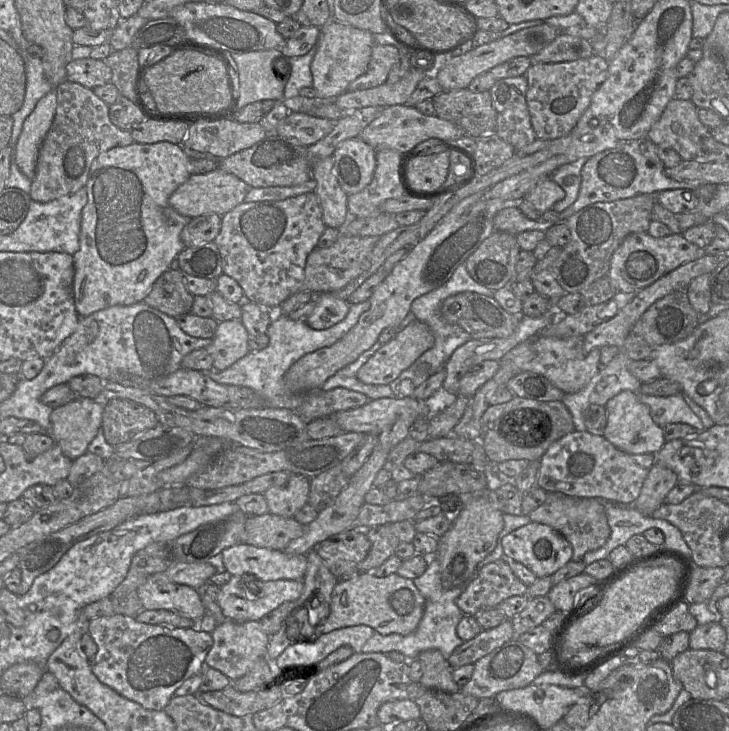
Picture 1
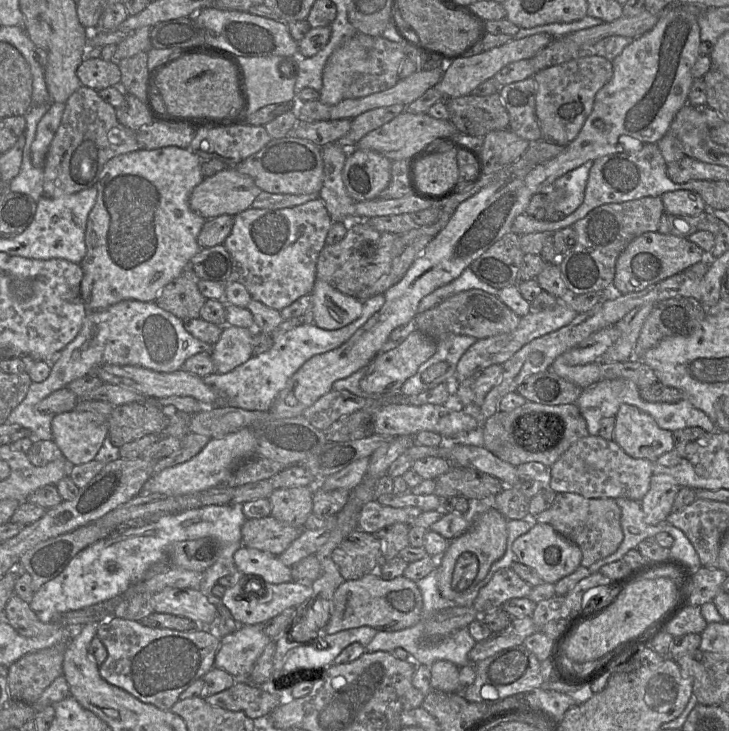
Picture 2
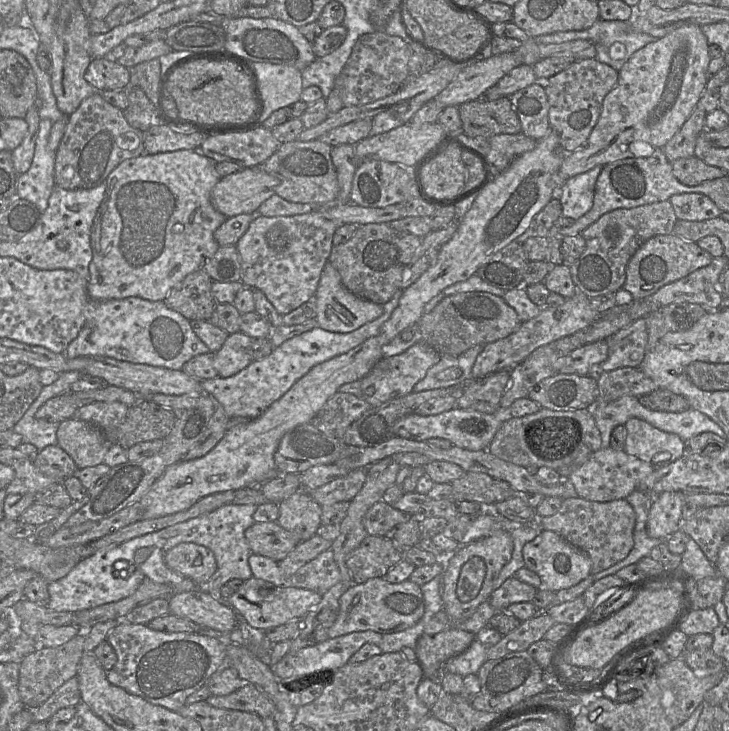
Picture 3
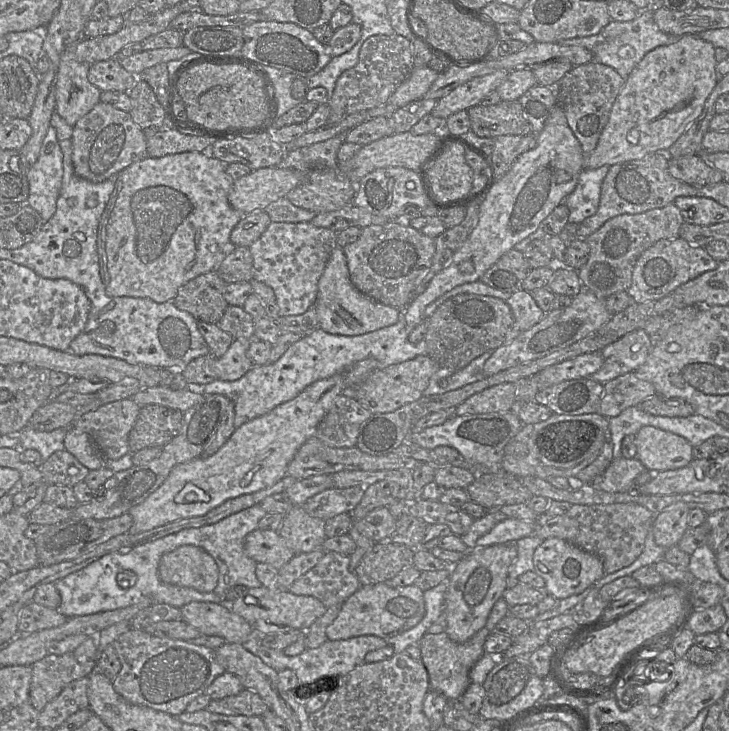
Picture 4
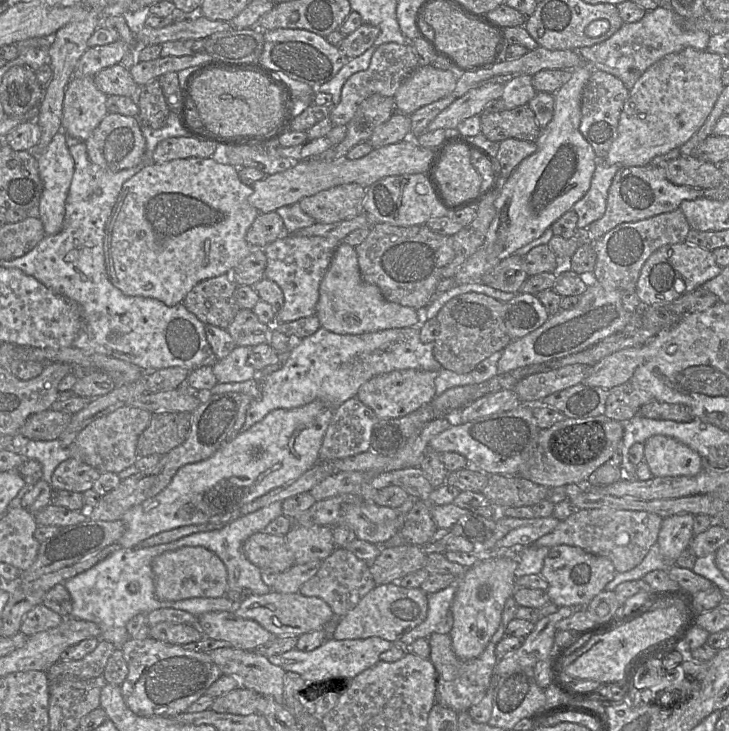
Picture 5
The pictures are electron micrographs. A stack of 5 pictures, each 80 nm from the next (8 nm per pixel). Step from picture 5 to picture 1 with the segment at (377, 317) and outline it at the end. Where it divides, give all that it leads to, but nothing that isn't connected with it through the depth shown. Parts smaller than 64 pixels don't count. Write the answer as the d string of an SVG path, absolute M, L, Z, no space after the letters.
M330 293L315 294L316 304L306 320L306 324L315 330L324 330L342 321L348 314L350 304L347 300Z

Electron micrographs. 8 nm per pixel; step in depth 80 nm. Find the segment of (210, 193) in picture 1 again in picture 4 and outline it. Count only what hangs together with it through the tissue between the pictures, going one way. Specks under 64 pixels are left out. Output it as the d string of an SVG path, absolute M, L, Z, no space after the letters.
M284 167L252 170L233 181L228 194L231 206L243 215L262 212L272 202L303 182L303 174Z

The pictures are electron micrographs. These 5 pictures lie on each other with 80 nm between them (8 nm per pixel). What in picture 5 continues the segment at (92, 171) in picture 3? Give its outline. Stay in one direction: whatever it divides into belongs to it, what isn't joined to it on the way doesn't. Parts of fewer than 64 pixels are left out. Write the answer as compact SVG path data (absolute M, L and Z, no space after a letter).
M107 113L99 125L84 141L90 161L100 168L118 172L138 165L146 151L146 140L137 117Z

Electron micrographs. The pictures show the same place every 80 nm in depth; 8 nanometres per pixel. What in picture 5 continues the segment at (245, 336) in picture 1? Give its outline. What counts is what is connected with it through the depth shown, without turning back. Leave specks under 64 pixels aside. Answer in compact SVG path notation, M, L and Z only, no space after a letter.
M238 346L223 359L216 359L211 365L218 382L235 383L253 379L258 372L248 363L250 348Z

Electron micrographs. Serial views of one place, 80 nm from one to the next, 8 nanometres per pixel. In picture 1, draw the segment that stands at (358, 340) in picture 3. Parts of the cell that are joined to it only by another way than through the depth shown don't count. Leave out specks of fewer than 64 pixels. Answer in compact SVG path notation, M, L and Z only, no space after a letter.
M368 300L350 304L347 316L339 323L324 330L312 329L306 323L294 321L288 315L274 312L275 315L266 332L270 339L266 348L259 351L249 351L248 354L223 371L213 369L205 373L217 383L243 386L254 390L262 397L266 407L296 411L305 400L305 394L294 394L286 388L284 375L291 365L308 353L335 344L357 324L361 314L369 308L370 302Z

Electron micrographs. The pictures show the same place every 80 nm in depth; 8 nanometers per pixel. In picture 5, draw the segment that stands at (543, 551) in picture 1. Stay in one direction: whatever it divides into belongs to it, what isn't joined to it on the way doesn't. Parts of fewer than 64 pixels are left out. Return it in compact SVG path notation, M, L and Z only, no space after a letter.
M557 545L548 550L540 575L547 581L550 600L559 608L572 606L583 608L593 598L604 591L606 585L614 579L617 571L612 561L569 545Z

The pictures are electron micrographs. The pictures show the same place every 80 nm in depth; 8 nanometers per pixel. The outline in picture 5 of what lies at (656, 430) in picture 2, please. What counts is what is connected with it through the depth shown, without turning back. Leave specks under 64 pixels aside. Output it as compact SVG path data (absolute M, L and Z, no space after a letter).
M664 435L652 436L644 443L644 462L654 477L695 476L702 470L702 457L696 451Z

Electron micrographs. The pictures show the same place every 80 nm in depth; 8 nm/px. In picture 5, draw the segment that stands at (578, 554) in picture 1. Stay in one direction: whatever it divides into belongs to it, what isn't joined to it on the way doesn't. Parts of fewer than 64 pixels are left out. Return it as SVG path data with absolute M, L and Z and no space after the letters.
M579 509L535 545L548 549L557 545L575 546L586 552L610 559L618 573L638 566L650 548L657 543L663 518L646 511L615 509Z

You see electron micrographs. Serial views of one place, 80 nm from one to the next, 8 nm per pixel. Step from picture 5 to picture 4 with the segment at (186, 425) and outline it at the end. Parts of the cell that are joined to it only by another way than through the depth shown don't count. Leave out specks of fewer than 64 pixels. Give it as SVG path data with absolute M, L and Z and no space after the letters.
M156 404L141 406L128 437L130 453L147 447L162 448L179 434L183 414Z

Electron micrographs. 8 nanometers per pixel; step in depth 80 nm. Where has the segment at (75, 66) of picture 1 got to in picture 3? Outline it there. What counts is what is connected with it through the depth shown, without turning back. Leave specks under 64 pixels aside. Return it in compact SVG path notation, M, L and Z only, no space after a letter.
M92 58L84 74L96 90L126 90L130 86L129 68L106 58Z

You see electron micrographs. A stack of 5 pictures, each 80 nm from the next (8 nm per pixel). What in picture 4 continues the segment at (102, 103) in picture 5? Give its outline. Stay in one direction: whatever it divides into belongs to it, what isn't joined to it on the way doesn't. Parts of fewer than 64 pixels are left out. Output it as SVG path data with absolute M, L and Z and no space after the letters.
M69 46L61 55L55 84L56 111L72 127L101 101L101 91L88 80L90 65L79 61L75 51Z

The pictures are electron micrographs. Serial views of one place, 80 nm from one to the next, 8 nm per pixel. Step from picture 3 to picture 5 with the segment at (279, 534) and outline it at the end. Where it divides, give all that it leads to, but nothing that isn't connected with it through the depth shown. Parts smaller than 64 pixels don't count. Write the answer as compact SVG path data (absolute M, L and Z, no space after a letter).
M265 531L249 536L243 543L243 551L246 558L260 569L271 568L281 573L295 563L285 538Z

